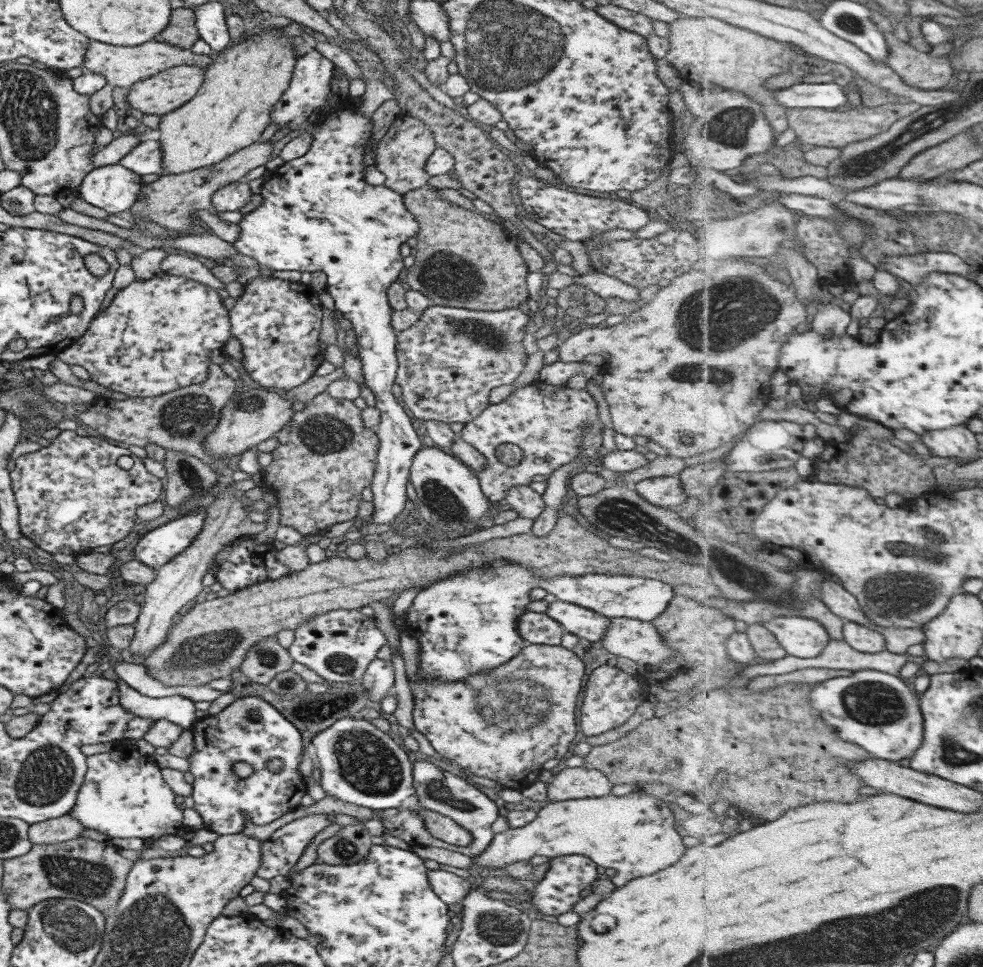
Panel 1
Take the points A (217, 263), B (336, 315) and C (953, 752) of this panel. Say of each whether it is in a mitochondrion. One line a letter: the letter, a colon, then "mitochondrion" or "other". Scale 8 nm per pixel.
A: other
B: other
C: mitochondrion

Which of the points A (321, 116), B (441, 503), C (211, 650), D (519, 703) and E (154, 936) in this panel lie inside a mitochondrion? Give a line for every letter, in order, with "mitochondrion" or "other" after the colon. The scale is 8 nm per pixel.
A: other
B: mitochondrion
C: mitochondrion
D: mitochondrion
E: mitochondrion

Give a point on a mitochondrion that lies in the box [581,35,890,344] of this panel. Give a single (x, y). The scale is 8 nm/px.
(745, 120)

